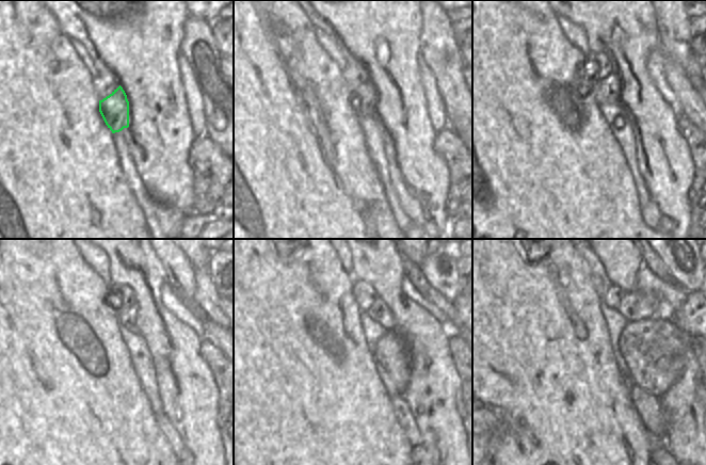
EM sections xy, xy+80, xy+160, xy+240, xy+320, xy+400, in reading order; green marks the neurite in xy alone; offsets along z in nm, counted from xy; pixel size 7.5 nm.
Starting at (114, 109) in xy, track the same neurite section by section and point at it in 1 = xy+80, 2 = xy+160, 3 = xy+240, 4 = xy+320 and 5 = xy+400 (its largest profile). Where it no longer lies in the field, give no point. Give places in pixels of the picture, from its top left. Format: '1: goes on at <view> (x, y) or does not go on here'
1: goes on at xy+80 (364, 98)
2: goes on at xy+160 (606, 87)
3: goes on at xy+240 (128, 320)
4: goes on at xy+320 (379, 311)
5: goes on at xy+400 (637, 305)

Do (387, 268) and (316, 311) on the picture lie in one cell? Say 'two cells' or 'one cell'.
two cells

